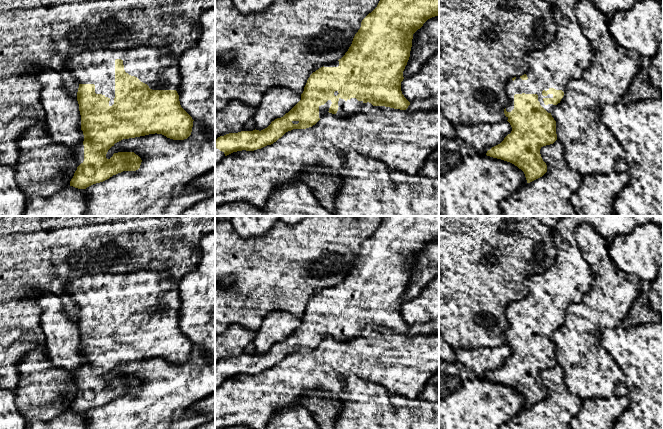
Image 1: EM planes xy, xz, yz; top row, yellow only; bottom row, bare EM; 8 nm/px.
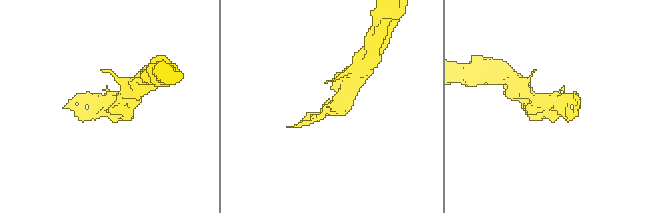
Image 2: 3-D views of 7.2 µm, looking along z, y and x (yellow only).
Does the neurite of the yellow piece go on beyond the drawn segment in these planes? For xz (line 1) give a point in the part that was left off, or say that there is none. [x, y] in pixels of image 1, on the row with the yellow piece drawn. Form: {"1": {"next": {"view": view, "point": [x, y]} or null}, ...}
{"1": {"next": {"view": "xz", "point": [346, 108]}}}

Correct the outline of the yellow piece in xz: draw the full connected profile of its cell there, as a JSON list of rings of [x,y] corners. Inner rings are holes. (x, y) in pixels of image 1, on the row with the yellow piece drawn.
[[[380,0],[377,7],[362,20],[361,27],[355,34],[345,55],[338,61],[326,64],[310,75],[301,94],[301,100],[288,113],[275,119],[261,131],[255,129],[218,137],[215,140],[215,164],[233,152],[254,151],[271,145],[293,129],[312,127],[328,112],[336,114],[338,117],[346,117],[356,112],[367,102],[373,106],[406,110],[410,102],[402,94],[401,82],[404,79],[403,71],[410,57],[413,34],[428,19],[435,16],[439,16],[439,0]]]

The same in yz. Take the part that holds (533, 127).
[[[556,0],[553,5],[553,14],[557,24],[557,32],[551,43],[542,50],[535,50],[525,57],[528,71],[520,76],[510,79],[506,84],[508,104],[504,109],[506,120],[510,123],[512,131],[504,140],[487,151],[486,155],[510,162],[521,169],[530,183],[547,172],[547,165],[543,161],[540,149],[553,144],[557,140],[556,121],[551,115],[552,109],[560,103],[564,90],[571,79],[581,78],[594,60],[593,49],[581,30],[580,23],[575,13],[575,5],[580,0]]]

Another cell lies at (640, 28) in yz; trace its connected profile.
[[[643,0],[634,3],[628,10],[617,11],[609,17],[609,33],[618,45],[635,51],[642,59],[649,61],[663,42],[663,2]]]

